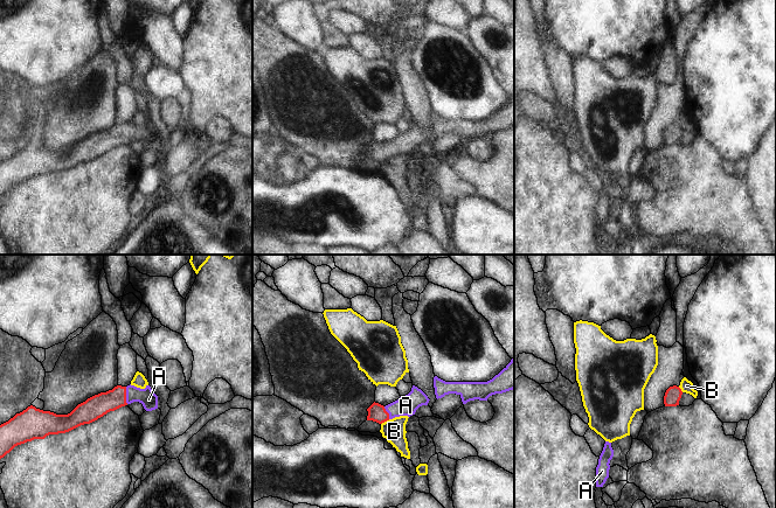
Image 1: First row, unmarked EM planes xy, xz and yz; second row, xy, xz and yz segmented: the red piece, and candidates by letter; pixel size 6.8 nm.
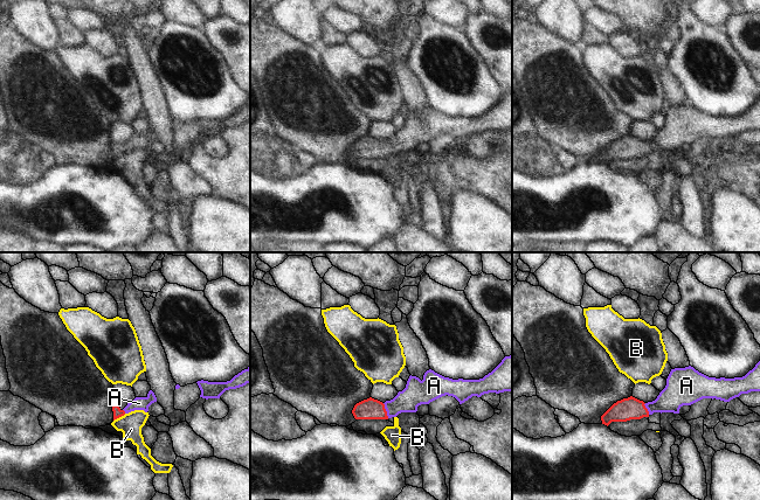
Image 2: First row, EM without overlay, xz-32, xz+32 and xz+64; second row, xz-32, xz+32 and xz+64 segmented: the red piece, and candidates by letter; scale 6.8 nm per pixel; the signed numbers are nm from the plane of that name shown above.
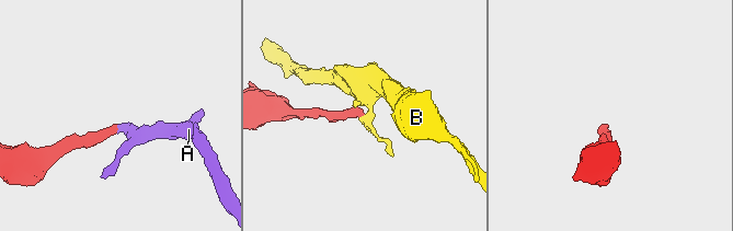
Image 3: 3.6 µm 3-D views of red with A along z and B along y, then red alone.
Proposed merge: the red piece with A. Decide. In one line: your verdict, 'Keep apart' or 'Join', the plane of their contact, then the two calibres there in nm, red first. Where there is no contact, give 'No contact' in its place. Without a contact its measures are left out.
Join. Touches red in xy. Thickness 160 nm (red) against 120 nm

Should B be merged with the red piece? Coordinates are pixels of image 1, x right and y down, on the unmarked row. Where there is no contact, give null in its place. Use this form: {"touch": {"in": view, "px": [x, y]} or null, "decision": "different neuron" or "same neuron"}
{"touch": {"in": "xz", "px": [385, 159]}, "decision": "different neuron"}

